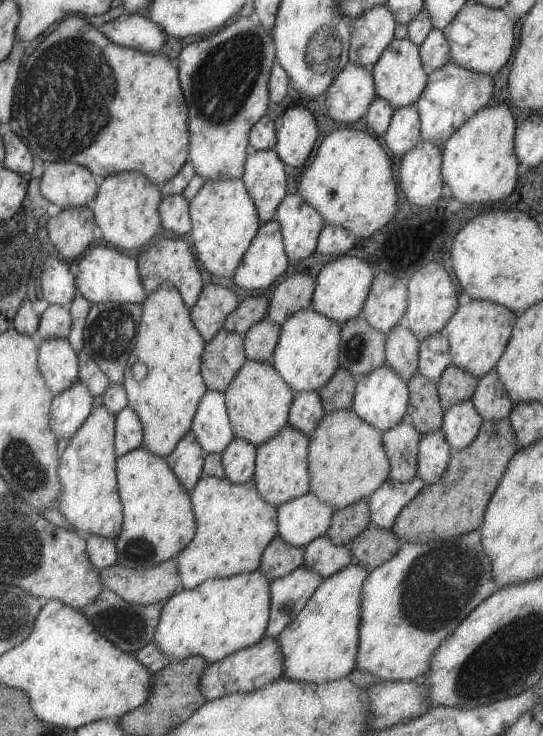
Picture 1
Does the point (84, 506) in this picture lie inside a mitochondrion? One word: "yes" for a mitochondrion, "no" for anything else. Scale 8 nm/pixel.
no

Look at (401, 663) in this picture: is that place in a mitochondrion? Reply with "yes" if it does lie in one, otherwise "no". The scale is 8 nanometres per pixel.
no

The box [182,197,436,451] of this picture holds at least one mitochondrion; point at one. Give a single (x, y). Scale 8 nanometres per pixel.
(354, 349)

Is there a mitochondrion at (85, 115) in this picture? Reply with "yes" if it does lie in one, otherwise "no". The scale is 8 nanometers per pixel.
yes

